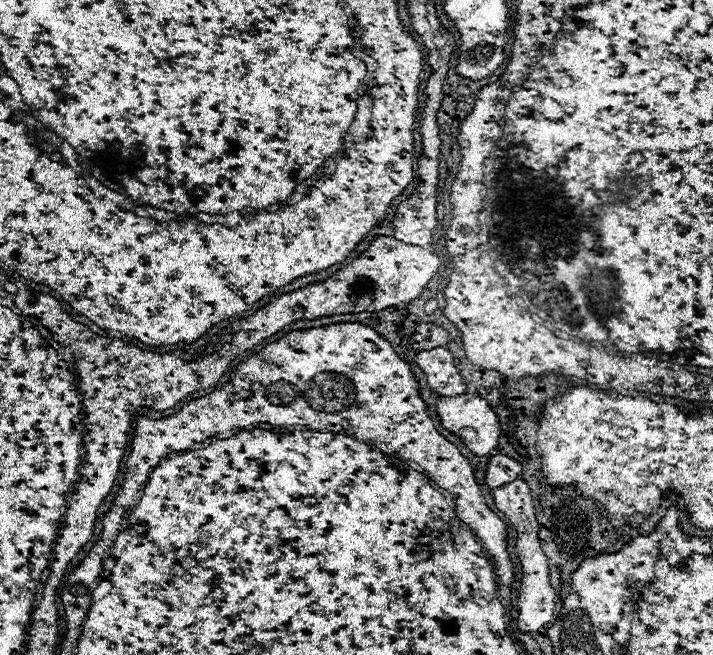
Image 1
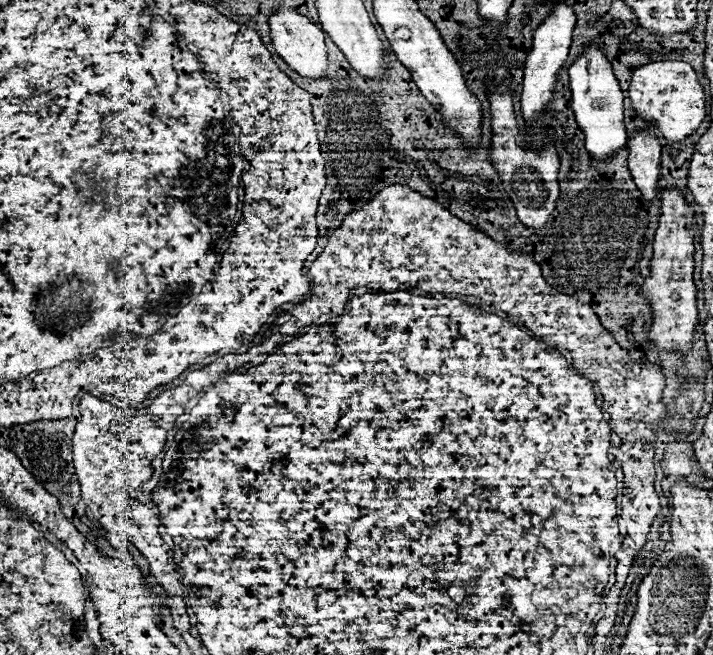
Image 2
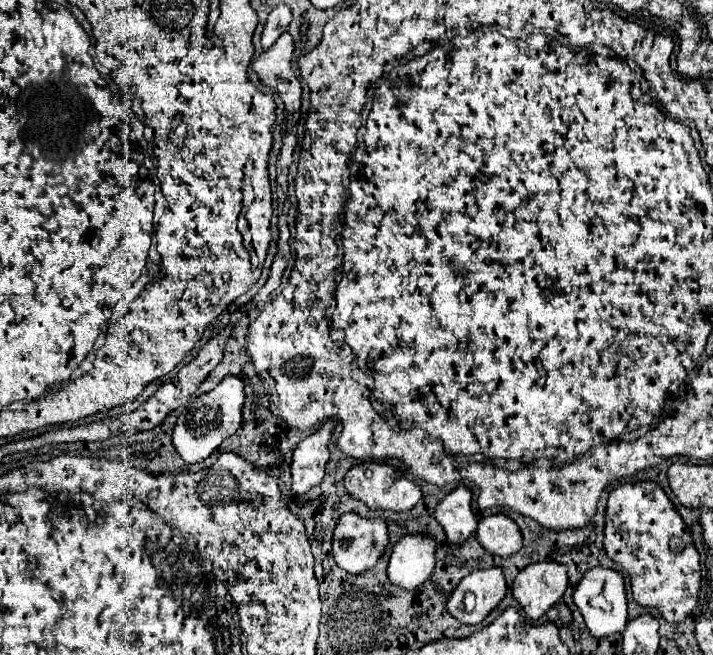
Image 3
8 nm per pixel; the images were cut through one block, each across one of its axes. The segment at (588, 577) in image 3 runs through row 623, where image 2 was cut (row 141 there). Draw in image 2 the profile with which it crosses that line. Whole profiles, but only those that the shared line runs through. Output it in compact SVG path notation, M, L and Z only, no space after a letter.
M588 46L576 64L570 66L570 90L572 90L572 110L576 114L576 122L580 130L586 134L586 150L594 162L604 162L612 158L618 150L626 146L626 126L622 114L622 90L618 80L614 78L612 64L604 58L596 46Z

